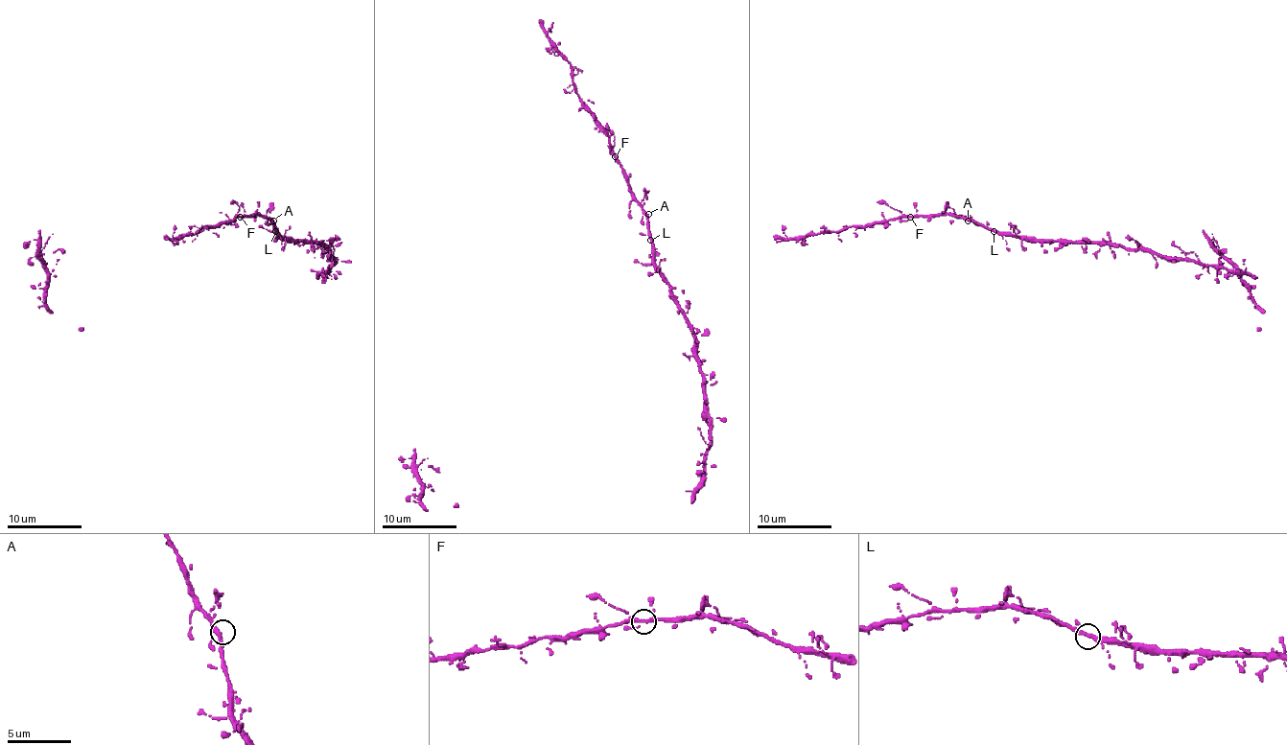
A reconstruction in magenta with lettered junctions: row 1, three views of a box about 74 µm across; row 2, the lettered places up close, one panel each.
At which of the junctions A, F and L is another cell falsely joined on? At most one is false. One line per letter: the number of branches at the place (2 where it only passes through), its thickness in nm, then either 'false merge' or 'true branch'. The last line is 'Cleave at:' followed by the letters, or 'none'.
A: 3 | 240 nm | true branch
F: 3 | 240 nm | true branch
L: 2 | 320 nm | true branch
Cleave at: none

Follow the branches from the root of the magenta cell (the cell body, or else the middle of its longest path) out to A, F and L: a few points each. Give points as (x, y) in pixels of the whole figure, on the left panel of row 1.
A: (330, 252), (320, 243), (287, 241), (273, 229), (273, 221)
F: (330, 252), (320, 243), (287, 241), (273, 229), (269, 219), (260, 215), (240, 217)
L: (330, 252), (320, 243), (287, 241), (275, 231)

